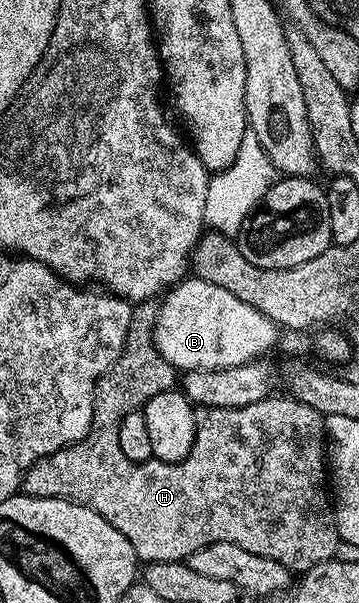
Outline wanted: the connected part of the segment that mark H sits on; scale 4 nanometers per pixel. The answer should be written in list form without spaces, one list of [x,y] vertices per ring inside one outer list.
[[[153,300],[138,302],[133,306],[131,328],[127,332],[123,352],[119,356],[119,360],[113,365],[112,372],[106,374],[103,378],[97,379],[97,391],[93,397],[93,423],[87,432],[87,436],[83,440],[79,440],[70,446],[64,446],[62,450],[56,450],[46,458],[41,458],[38,462],[33,463],[32,468],[25,473],[25,478],[21,482],[21,490],[30,494],[32,498],[66,498],[68,502],[77,502],[80,506],[89,506],[99,516],[103,516],[103,520],[107,520],[107,524],[111,524],[116,530],[123,532],[123,536],[127,536],[127,540],[131,544],[133,551],[137,553],[138,559],[145,564],[150,562],[185,562],[191,556],[191,552],[199,552],[199,548],[216,542],[239,544],[239,548],[247,548],[247,552],[251,552],[255,556],[275,560],[279,564],[286,566],[291,572],[304,572],[315,564],[330,561],[334,557],[339,539],[337,537],[335,510],[331,505],[330,491],[327,489],[325,418],[324,415],[315,412],[309,405],[305,405],[289,396],[286,396],[286,398],[270,396],[264,398],[263,401],[257,401],[255,404],[249,404],[244,408],[231,408],[225,409],[223,412],[217,412],[217,418],[196,420],[196,434],[191,452],[183,461],[179,462],[165,462],[154,458],[145,462],[137,462],[127,460],[127,456],[123,456],[123,452],[119,452],[119,424],[122,416],[141,410],[156,394],[174,389],[179,382],[177,367],[167,364],[163,360],[161,353],[155,348],[153,329],[157,323],[157,307],[158,303]]]

